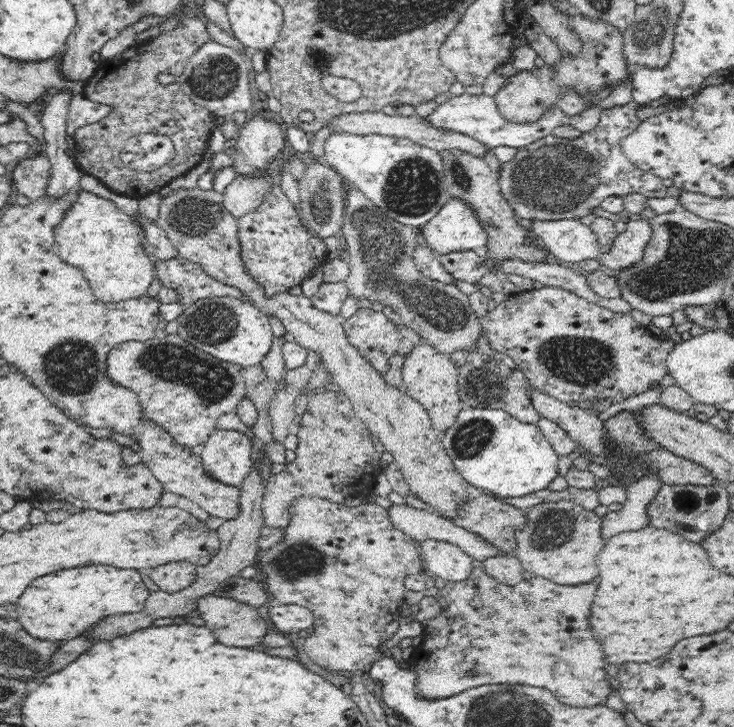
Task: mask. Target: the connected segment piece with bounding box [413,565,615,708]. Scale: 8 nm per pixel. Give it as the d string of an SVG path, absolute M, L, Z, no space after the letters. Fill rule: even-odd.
M479 565L474 566L465 579L466 606L462 606L462 618L458 618L458 626L450 626L450 630L442 634L442 642L450 646L450 642L454 642L454 638L458 638L458 634L466 630L466 662L462 662L462 666L422 666L422 662L418 662L418 666L413 666L418 671L416 696L439 699L482 684L520 684L548 688L558 696L558 700L576 708L606 705L606 700L615 692L611 684L608 684L609 674L604 670L604 648L600 640L592 634L588 624L590 608L596 596L594 584L570 588L542 577L532 577L522 580L521 584L506 586L488 576Z

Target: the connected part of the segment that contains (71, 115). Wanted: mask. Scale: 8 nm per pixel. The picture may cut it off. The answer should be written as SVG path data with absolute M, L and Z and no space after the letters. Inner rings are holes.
M82 93L75 94L68 110L65 134L73 137L76 130L81 126L91 125L93 122L100 121L111 112L111 106L92 101L84 97Z

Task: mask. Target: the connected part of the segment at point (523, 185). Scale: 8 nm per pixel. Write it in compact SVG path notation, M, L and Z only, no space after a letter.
M632 101L622 106L601 109L600 121L594 129L584 131L575 139L559 138L548 135L539 138L528 146L516 149L514 157L501 164L497 176L498 184L507 204L512 209L514 217L530 222L578 220L593 214L596 208L606 198L628 198L630 194L642 194L649 198L668 197L668 187L659 182L654 174L646 173L632 165L619 145L619 142L631 132L634 132L642 120L638 117L638 110L644 105Z

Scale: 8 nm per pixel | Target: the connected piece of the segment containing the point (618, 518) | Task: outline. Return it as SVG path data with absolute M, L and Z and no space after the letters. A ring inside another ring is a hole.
M658 474L637 479L626 488L627 499L620 511L608 511L602 517L602 536L610 538L622 532L640 530L649 524L646 505L663 487L662 477Z

